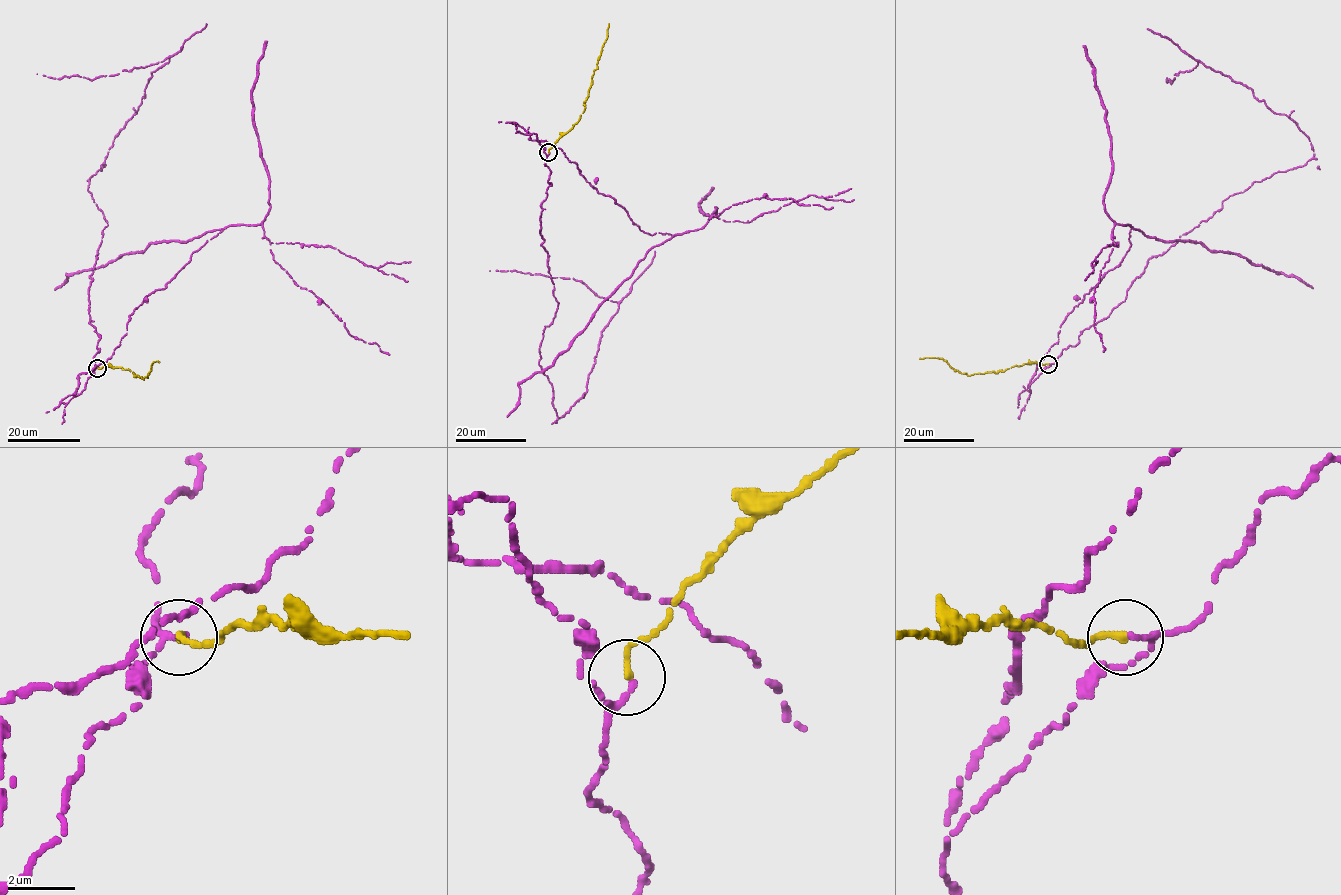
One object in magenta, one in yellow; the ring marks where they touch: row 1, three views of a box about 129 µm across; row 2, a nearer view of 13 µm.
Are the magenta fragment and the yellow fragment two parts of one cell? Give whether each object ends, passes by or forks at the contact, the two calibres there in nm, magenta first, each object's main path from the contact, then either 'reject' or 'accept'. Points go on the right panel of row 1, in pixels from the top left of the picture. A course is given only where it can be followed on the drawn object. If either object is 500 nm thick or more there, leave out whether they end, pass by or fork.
magenta passes by; yellow ends; calibres 150 and 240 nm; course magenta (1049, 364), (1125, 299), (1149, 259), (1230, 196), (1313, 157), (1297, 125), (1250, 88), (1200, 63), (1167, 78); course yellow (1048, 364), (1032, 362), (996, 373), (969, 376), (955, 370), (942, 359), (919, 358); accept

